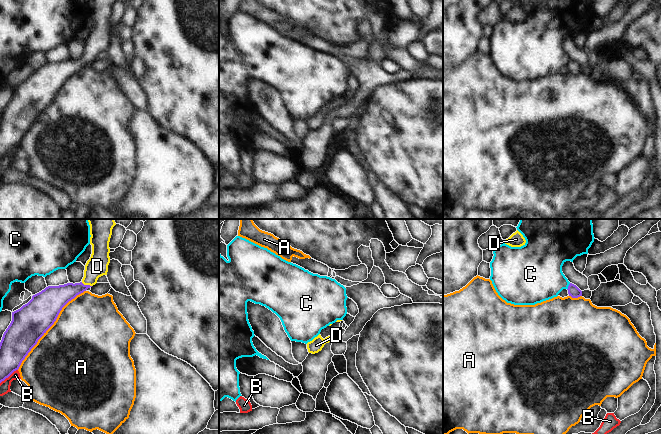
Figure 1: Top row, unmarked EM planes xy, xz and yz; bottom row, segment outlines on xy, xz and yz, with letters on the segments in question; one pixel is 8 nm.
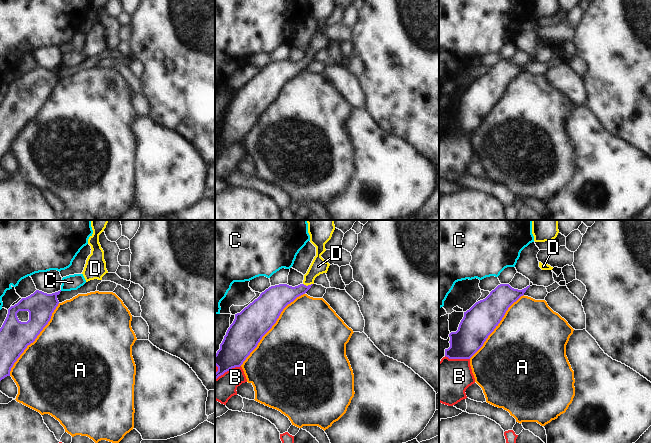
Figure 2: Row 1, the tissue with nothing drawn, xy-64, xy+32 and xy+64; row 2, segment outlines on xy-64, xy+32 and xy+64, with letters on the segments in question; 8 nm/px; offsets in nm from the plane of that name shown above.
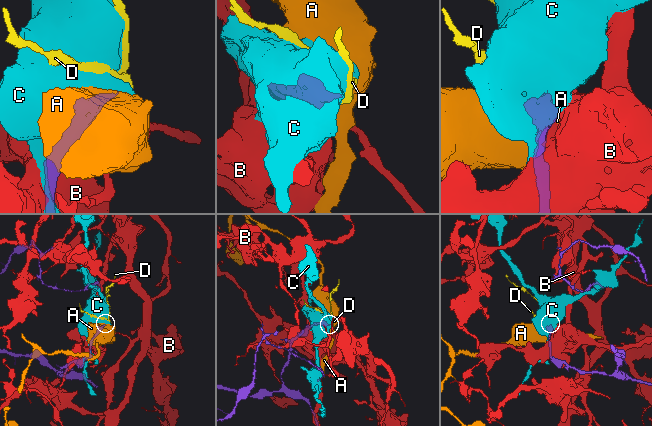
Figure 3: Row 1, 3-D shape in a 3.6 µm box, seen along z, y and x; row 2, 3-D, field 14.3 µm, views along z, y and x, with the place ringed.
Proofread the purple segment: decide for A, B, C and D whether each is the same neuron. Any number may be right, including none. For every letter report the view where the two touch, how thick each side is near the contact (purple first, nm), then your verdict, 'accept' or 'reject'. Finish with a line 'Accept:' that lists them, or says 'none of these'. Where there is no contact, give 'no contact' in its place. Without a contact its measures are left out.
A: contact in xy; calibres 280 and 500 nm; reject
B: contact in xy; calibres 240 and 80 nm; reject
C: contact in yz; calibres 90 and 380 nm; reject
D: contact in xy; calibres 180 and 170 nm; accept
Accept: D

